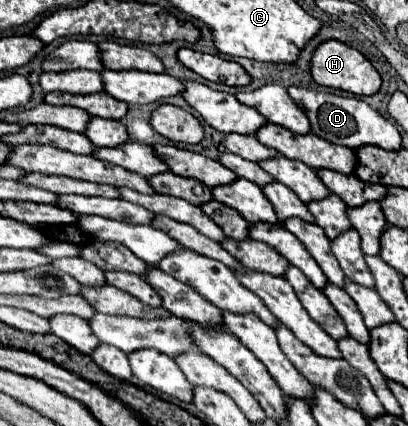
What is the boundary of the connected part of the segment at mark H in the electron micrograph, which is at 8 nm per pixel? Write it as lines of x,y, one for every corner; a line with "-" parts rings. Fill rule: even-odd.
328,40
318,46
318,50
312,56
312,76
322,86
352,92
356,96
372,96
380,90
380,84
382,84
382,78
376,72
376,68
356,48
346,46
338,40

